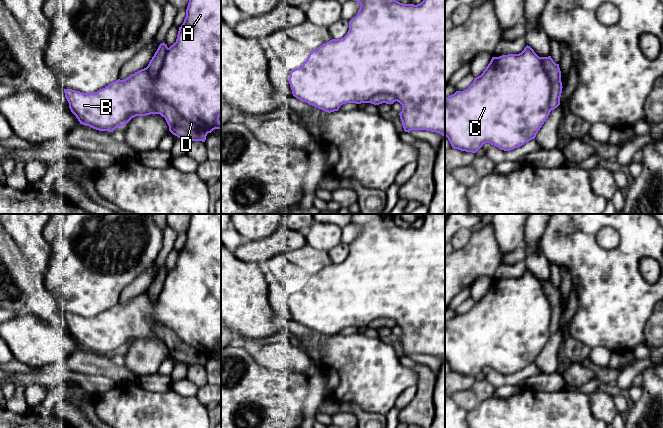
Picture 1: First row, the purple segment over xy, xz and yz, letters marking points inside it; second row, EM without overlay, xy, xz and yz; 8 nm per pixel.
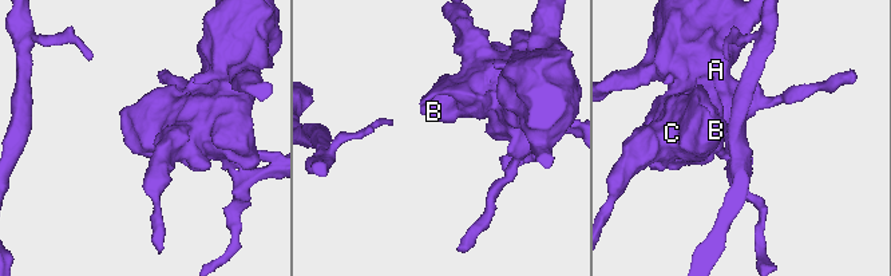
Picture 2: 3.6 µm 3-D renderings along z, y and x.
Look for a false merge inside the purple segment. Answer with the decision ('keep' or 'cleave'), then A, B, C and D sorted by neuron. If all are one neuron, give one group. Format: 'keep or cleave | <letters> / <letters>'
cleave | A B C / D

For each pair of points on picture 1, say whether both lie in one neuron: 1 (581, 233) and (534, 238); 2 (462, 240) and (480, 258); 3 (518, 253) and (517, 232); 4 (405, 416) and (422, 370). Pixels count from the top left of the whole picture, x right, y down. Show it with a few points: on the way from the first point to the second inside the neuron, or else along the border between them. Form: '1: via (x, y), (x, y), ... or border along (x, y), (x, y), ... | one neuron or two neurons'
1: border along (547, 224), (539, 242), (539, 251), (546, 259) | two neurons
2: border along (473, 230), (469, 241), (461, 248), (455, 250) | two neurons
3: border along (522, 245), (509, 251), (502, 259) | two neurons
4: via (416, 405), (423, 398), (423, 381) | one neuron

